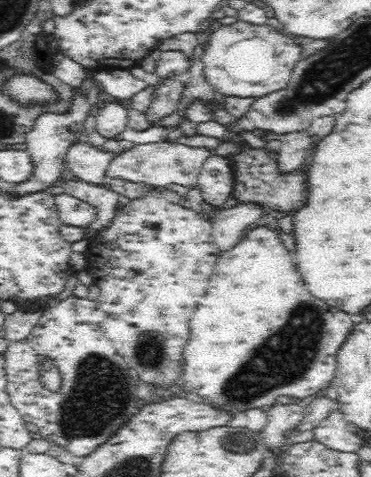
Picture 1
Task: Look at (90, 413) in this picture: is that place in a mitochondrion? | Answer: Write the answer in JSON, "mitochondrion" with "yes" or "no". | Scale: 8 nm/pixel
{"mitochondrion":"yes"}

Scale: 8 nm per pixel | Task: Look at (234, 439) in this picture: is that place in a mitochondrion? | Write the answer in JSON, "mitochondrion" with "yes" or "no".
{"mitochondrion":"yes"}

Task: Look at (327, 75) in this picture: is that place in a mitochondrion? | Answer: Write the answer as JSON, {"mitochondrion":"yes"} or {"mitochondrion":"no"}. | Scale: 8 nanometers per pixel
{"mitochondrion":"yes"}

